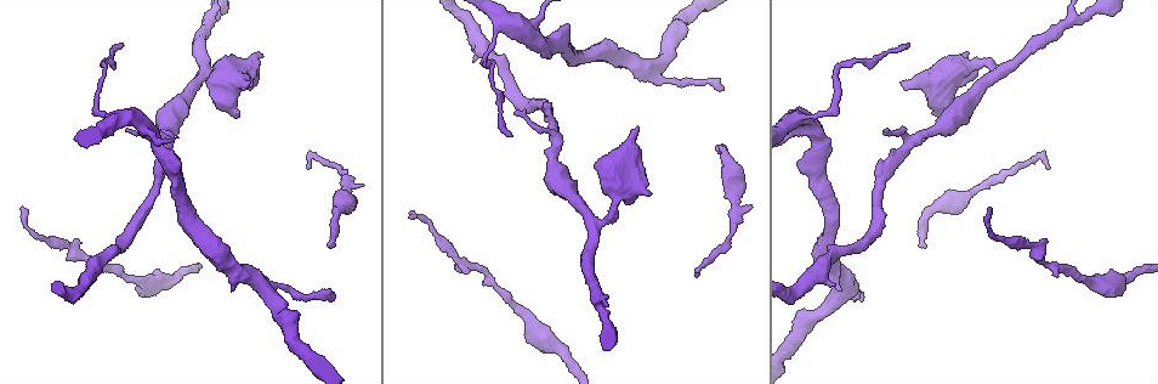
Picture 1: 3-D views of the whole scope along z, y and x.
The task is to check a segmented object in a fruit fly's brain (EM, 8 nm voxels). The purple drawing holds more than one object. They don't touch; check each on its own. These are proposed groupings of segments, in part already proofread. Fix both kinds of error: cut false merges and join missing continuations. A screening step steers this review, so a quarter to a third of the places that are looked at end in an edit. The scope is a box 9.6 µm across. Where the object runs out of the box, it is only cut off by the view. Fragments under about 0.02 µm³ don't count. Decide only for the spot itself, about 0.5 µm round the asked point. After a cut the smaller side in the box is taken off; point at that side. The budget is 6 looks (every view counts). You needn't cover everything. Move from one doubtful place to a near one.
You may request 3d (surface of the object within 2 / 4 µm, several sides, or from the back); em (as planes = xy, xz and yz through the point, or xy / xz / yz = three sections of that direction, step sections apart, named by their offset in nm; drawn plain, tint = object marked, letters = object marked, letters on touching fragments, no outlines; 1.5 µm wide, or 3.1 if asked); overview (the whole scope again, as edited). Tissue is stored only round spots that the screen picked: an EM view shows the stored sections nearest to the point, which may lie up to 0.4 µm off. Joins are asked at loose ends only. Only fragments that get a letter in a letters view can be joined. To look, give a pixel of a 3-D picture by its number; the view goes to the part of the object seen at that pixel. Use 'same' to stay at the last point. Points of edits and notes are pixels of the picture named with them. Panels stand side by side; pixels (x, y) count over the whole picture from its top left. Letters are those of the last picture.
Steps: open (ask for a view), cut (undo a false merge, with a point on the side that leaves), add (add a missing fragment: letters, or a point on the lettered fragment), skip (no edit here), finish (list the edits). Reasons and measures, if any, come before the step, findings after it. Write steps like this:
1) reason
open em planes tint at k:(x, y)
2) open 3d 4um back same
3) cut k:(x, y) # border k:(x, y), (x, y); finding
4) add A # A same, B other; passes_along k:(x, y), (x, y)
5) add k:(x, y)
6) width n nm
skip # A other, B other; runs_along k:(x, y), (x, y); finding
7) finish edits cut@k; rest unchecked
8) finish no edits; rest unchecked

stops while still wide
open 3d 2um back at 1:(969, 54)

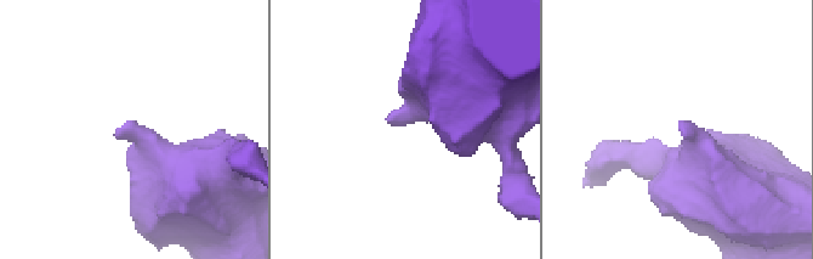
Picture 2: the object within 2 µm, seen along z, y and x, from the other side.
shape alone is not enough
open em yz step 8 letters at 2:(116, 139)

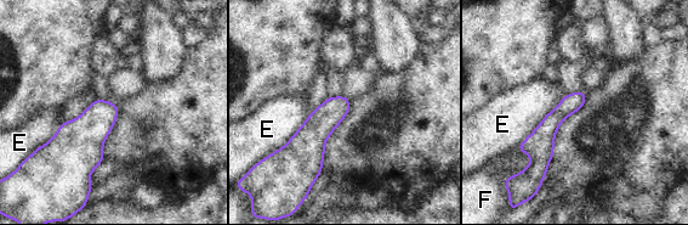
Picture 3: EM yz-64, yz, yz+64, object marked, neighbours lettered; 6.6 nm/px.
cut it another way
open em xy step 4 letters same

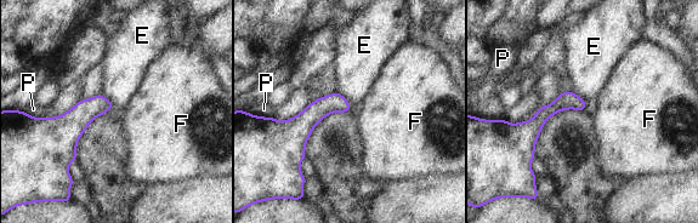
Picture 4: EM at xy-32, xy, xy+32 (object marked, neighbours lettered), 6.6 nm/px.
skip # E other, F other, P other; no lettered fragment goes on from it

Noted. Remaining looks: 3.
end of a long branch
open 3d 4um at 1:(24, 208)

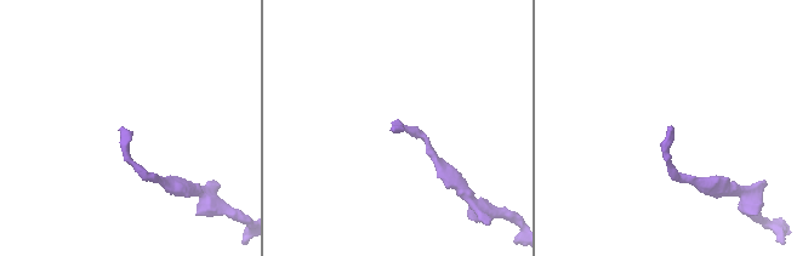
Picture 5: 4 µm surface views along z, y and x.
open em xy step 4 letters at 5:(673, 128)

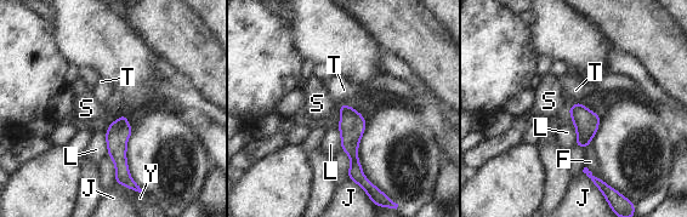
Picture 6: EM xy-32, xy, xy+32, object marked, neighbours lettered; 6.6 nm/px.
longest_contact L 220 nm
skip # F other, J other, L other, S other, T other, Y other; no lettered fragment goes on from it

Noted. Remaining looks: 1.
finish no edits; rest unchecked

